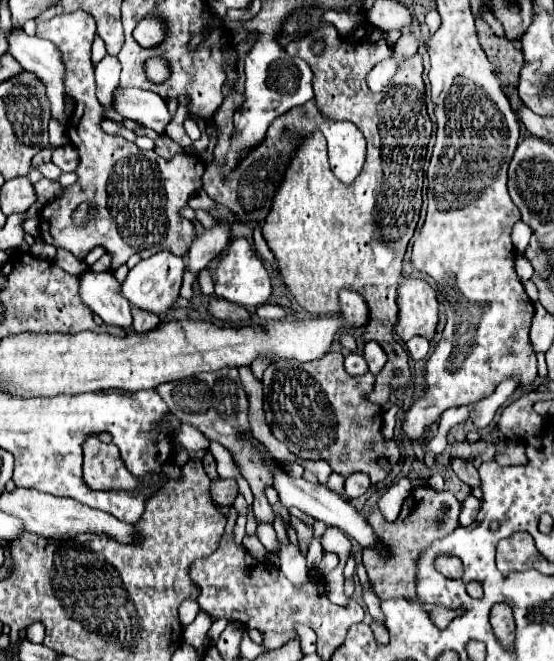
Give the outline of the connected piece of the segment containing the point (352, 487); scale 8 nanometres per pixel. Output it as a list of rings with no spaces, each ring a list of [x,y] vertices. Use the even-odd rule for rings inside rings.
[[[354,473],[346,479],[344,483],[344,493],[348,499],[354,499],[354,497],[360,497],[368,491],[370,487],[370,479],[364,475],[364,473]]]

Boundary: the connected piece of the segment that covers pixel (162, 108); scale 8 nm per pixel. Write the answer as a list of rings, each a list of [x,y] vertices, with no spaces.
[[[124,89],[114,93],[116,111],[124,119],[134,119],[144,123],[148,129],[154,129],[156,133],[164,133],[166,125],[170,123],[166,101],[154,93],[154,91],[142,91],[142,89]]]

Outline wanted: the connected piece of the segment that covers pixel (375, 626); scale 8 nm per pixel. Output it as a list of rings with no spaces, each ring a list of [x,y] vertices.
[[[372,619],[372,621],[370,621],[370,629],[372,629],[372,633],[374,633],[374,637],[376,637],[376,641],[378,641],[378,643],[382,643],[382,645],[389,644],[389,632],[382,623],[378,623],[376,619]]]

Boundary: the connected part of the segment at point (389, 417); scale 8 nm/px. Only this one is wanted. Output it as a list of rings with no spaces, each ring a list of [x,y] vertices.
[[[394,404],[387,412],[383,414],[382,433],[386,440],[390,440],[394,436],[394,428],[396,424],[396,413],[399,410],[399,405]]]

